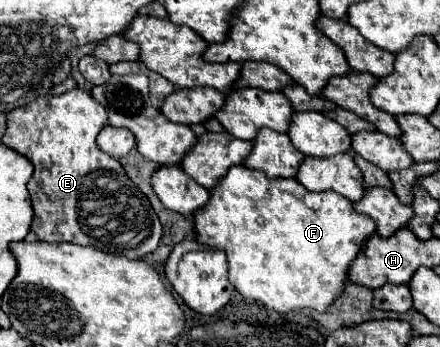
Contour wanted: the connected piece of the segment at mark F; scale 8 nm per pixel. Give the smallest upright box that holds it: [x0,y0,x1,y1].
[193,166,377,314]

